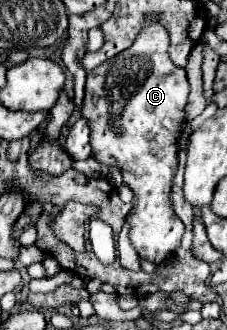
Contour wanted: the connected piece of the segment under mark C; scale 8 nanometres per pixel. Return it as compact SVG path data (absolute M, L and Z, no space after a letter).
M158 22L146 24L130 48L106 60L86 76L82 116L88 118L88 122L92 122L92 156L102 164L116 164L122 170L124 184L128 184L134 190L136 200L132 204L132 214L128 218L132 226L130 242L140 256L152 260L154 264L162 264L164 260L172 258L172 250L176 250L184 234L184 224L174 214L170 204L170 186L178 166L176 144L184 126L184 108L188 104L188 92L190 84L186 78L186 70L174 66L168 58L168 32Z

